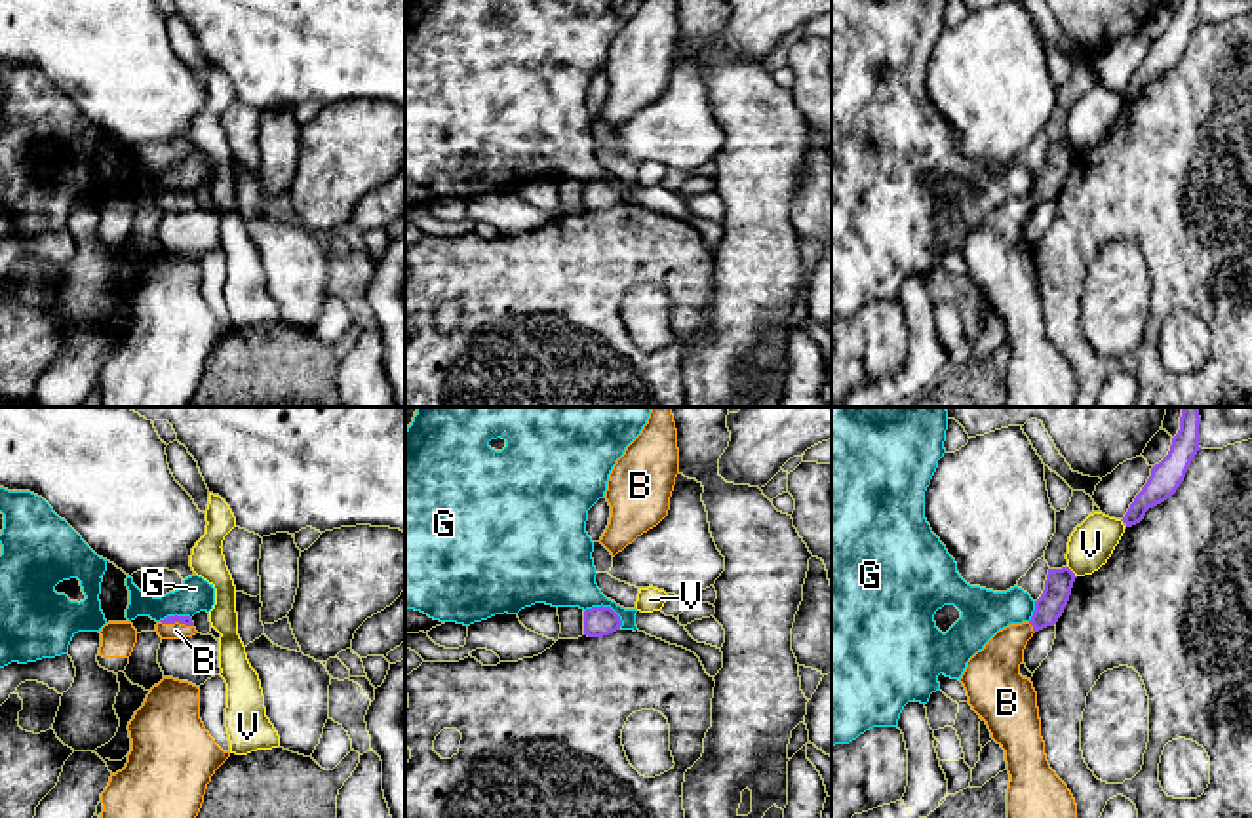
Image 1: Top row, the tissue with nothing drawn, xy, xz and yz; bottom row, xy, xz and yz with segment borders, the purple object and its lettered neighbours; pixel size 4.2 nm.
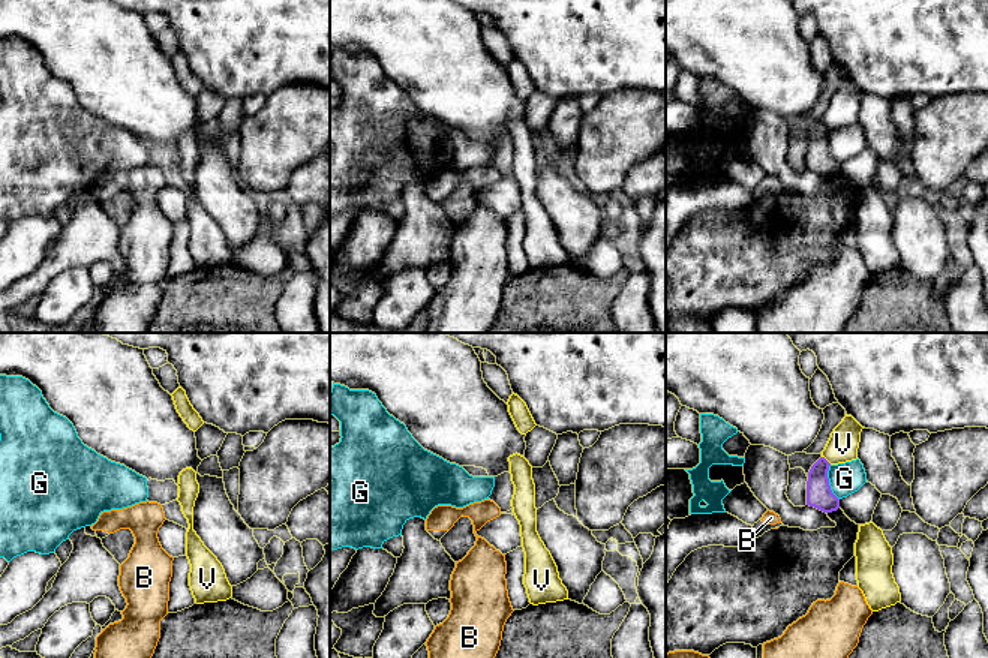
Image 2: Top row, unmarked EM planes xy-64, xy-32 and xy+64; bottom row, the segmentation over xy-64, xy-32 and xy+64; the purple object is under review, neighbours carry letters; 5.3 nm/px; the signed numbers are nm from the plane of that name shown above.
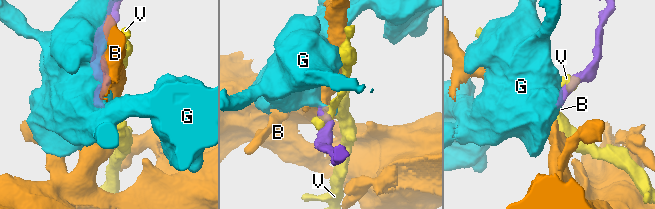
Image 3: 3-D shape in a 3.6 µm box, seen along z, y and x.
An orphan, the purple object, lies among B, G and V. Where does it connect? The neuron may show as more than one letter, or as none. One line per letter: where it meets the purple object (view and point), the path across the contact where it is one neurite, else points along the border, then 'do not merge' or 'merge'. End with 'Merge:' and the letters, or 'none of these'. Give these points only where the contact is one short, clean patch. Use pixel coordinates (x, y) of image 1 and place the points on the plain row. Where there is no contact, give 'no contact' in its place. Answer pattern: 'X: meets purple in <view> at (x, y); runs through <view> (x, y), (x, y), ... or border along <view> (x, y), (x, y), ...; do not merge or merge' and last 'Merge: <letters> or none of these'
B: meets purple in xy at (177, 194); runs through xy (187, 194), (177, 194), (176, 204); merge
G: meets purple in xz at (606, 181); do not merge
V: meets purple in yz at (1072, 145); border along yz (1068, 139), (1075, 151); do not merge
Merge: B

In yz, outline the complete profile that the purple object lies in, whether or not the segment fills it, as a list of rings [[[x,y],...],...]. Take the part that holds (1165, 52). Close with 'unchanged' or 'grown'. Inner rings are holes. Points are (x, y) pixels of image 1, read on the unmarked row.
[[[1180,0],[1168,29],[1151,42],[1151,49],[1121,93],[1126,101],[1140,97],[1145,86],[1170,72],[1185,51],[1199,25],[1199,0]]]; unchanged

